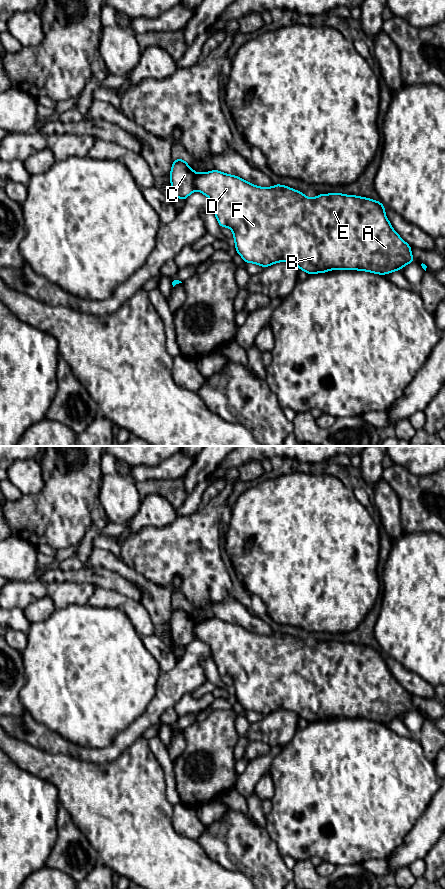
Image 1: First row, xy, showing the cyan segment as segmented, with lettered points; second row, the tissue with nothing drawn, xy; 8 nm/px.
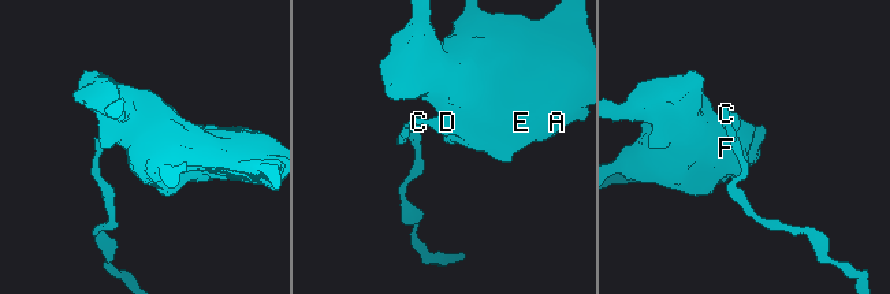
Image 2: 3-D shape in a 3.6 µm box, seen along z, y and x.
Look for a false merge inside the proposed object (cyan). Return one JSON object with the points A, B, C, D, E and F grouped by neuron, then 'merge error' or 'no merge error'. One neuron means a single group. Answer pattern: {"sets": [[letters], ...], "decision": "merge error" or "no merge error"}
{"sets": [["A", "B", "D", "E", "F"], ["C"]], "decision": "merge error"}

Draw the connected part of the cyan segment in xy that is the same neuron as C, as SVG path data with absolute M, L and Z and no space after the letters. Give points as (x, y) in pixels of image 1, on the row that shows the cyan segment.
M175 159L170 171L172 196L185 201L195 190L195 176L196 172L188 166L186 160Z

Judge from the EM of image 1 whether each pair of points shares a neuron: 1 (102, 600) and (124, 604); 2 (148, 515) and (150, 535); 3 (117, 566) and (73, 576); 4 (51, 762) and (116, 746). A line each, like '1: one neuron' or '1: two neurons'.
1: one neuron
2: two neurons
3: two neurons
4: two neurons

